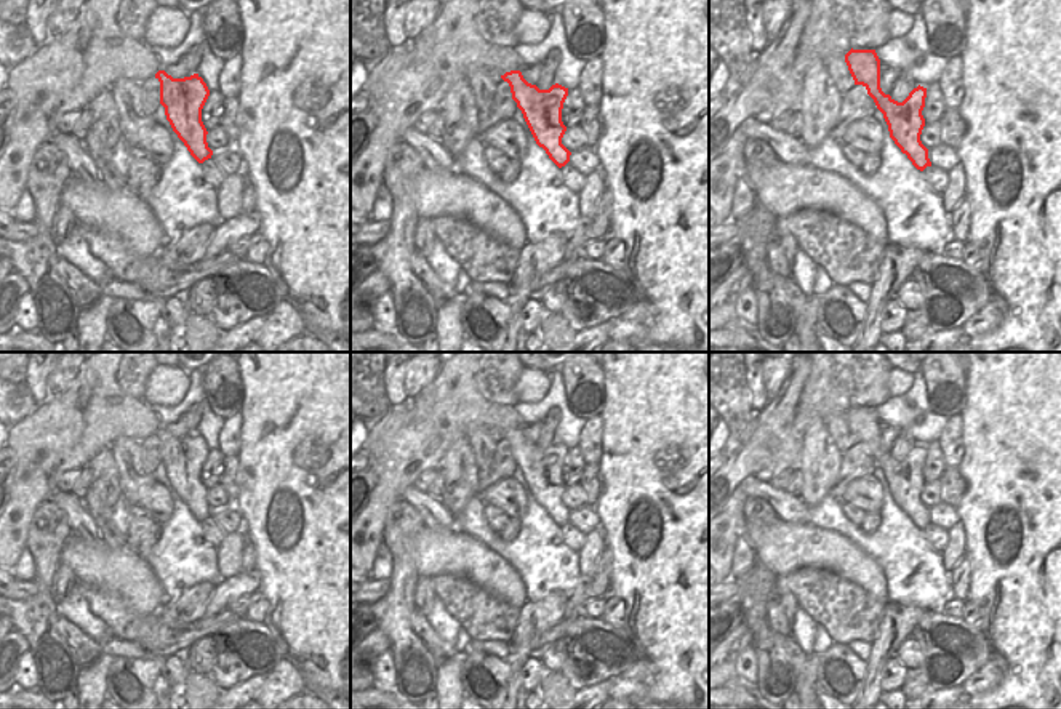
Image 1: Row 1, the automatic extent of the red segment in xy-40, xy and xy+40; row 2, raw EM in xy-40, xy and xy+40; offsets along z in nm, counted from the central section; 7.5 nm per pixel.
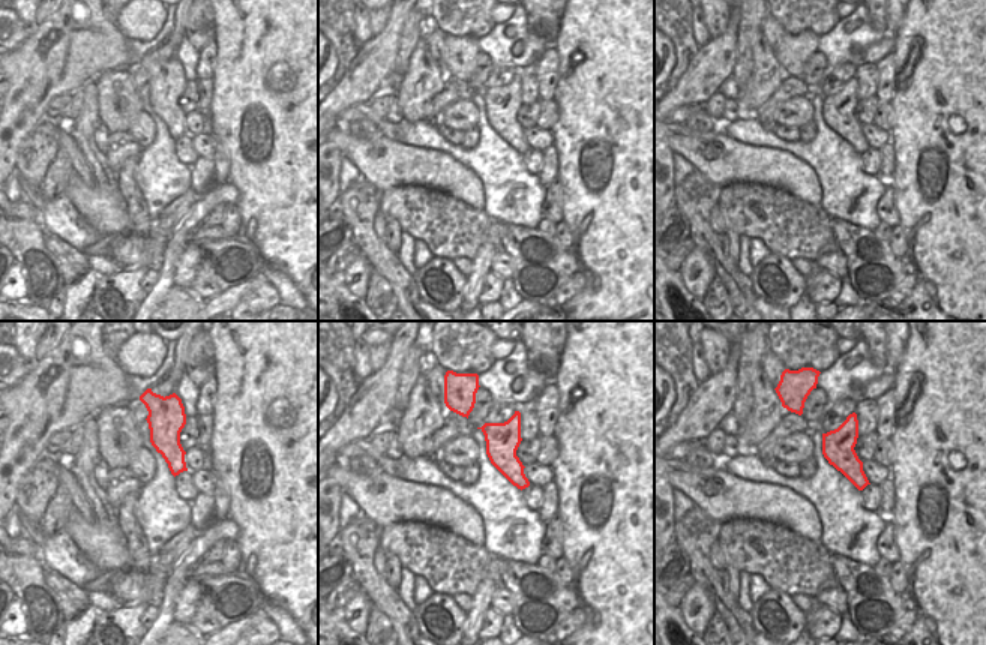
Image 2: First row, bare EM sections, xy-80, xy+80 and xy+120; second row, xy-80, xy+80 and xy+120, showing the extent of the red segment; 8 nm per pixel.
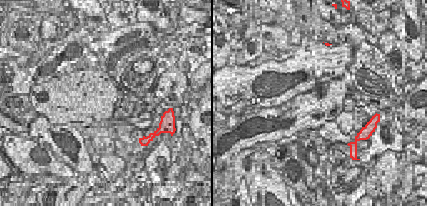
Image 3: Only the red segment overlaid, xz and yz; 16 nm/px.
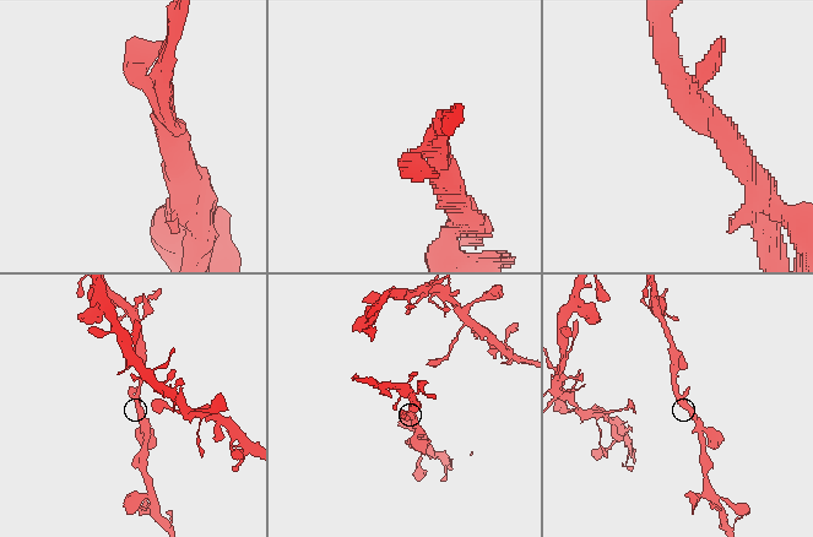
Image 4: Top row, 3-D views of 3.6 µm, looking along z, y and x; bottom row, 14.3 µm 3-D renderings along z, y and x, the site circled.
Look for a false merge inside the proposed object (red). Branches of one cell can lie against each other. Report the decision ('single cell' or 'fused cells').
single cell

